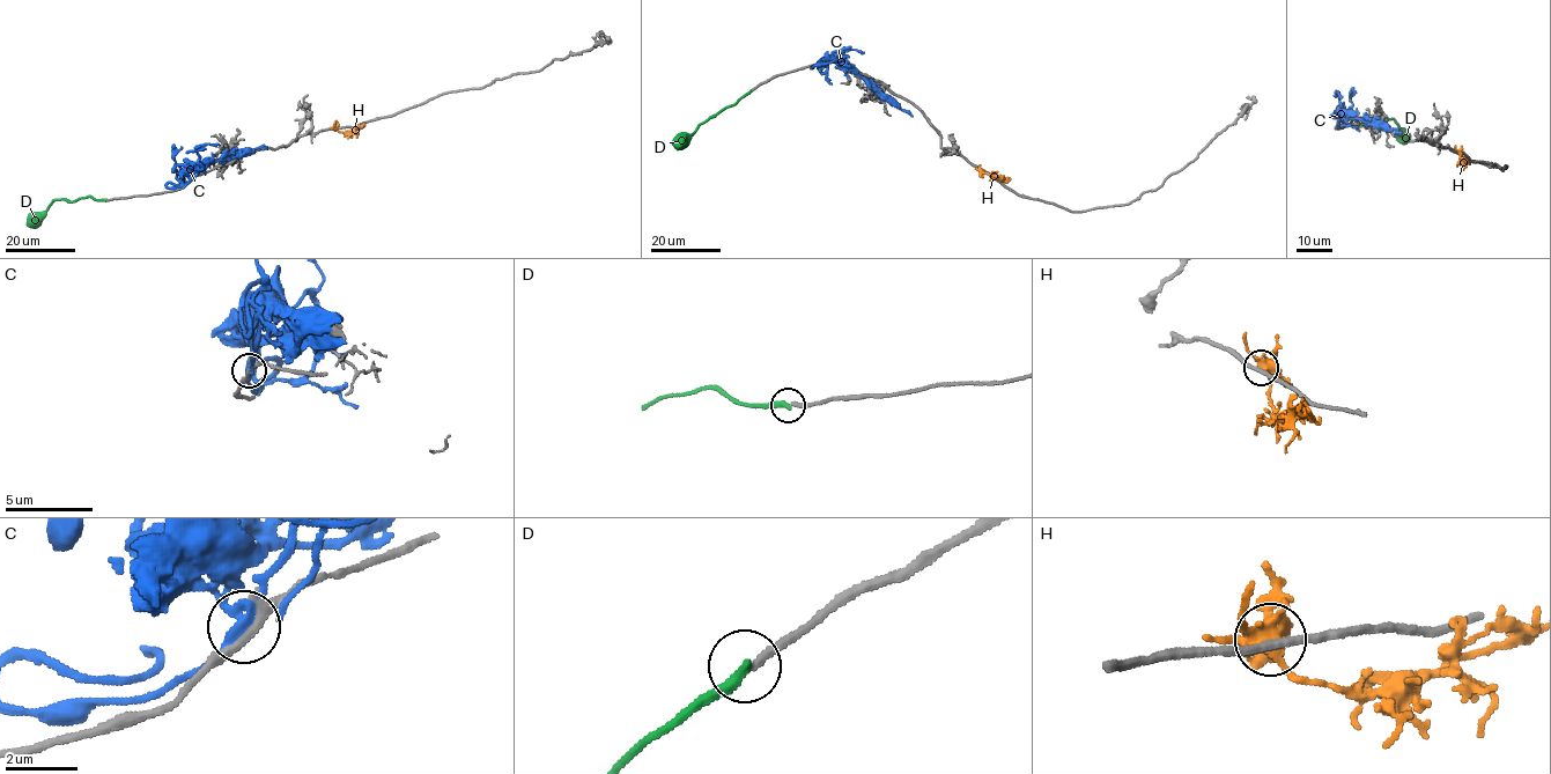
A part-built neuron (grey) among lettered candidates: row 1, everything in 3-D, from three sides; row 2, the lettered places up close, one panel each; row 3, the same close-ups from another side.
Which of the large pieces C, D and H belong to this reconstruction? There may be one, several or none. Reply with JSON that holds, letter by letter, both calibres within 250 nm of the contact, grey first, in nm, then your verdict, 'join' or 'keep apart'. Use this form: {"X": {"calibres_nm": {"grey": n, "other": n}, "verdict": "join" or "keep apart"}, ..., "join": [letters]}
{"C": {"calibres_nm": {"grey": 260, "other": 260}, "verdict": "keep apart"}, "D": {"calibres_nm": {"grey": 240, "other": 320}, "verdict": "keep apart"}, "H": {"calibres_nm": {"grey": 220, "other": 360}, "verdict": "keep apart"}, "join": []}

